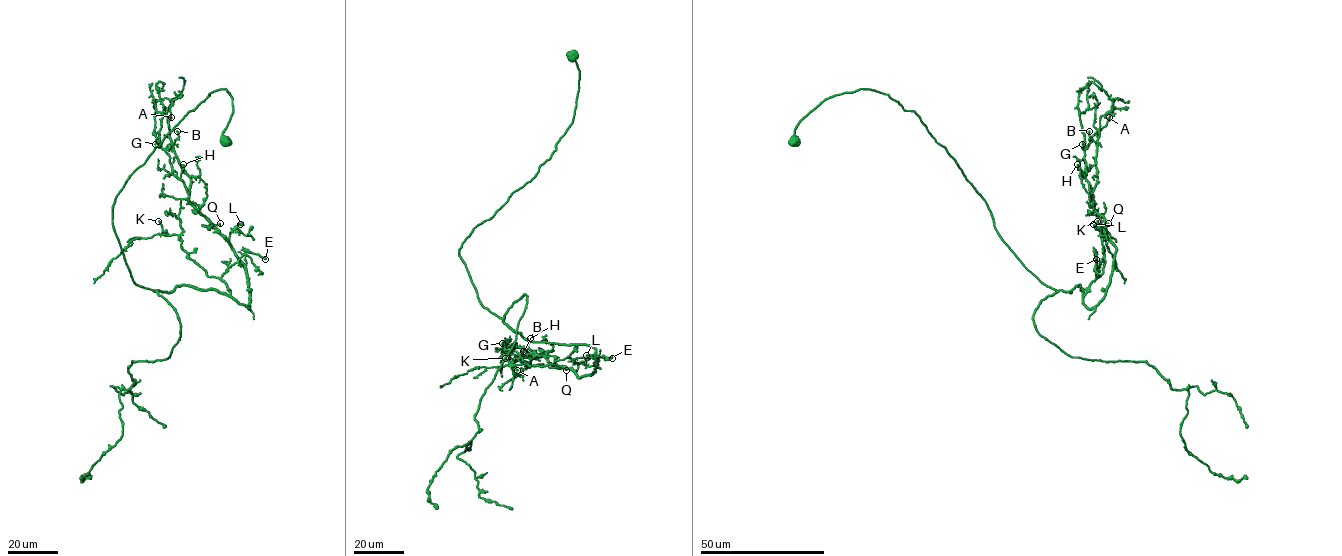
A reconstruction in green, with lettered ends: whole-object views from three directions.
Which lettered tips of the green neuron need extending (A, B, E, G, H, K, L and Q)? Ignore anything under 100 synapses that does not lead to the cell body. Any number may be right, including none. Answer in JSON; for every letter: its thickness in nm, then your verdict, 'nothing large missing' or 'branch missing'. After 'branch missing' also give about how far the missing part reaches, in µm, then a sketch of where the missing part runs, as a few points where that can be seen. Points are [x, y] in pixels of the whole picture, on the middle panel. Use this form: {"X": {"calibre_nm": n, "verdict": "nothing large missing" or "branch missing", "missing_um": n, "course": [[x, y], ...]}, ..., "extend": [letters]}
{"A": {"calibre_nm": 150, "verdict": "nothing large missing"}, "B": {"calibre_nm": 240, "verdict": "nothing large missing"}, "E": {"calibre_nm": 340, "verdict": "nothing large missing"}, "G": {"calibre_nm": 120, "verdict": "nothing large missing"}, "H": {"calibre_nm": 440, "verdict": "nothing large missing"}, "K": {"calibre_nm": 190, "verdict": "nothing large missing"}, "L": {"calibre_nm": 140, "verdict": "nothing large missing"}, "Q": {"calibre_nm": 200, "verdict": "nothing large missing"}, "extend": []}

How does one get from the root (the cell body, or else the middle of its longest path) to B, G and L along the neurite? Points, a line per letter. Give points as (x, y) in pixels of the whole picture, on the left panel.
B: (223, 141), (219, 89), (130, 175), (112, 224), (137, 284), (249, 309), (177, 131)
G: (223, 141), (233, 105), (219, 89), (130, 175), (112, 224), (137, 284), (249, 309), (244, 264), (155, 144)
L: (223, 141), (233, 105), (219, 89), (130, 175), (112, 224), (137, 284), (249, 309), (229, 241), (240, 224)

